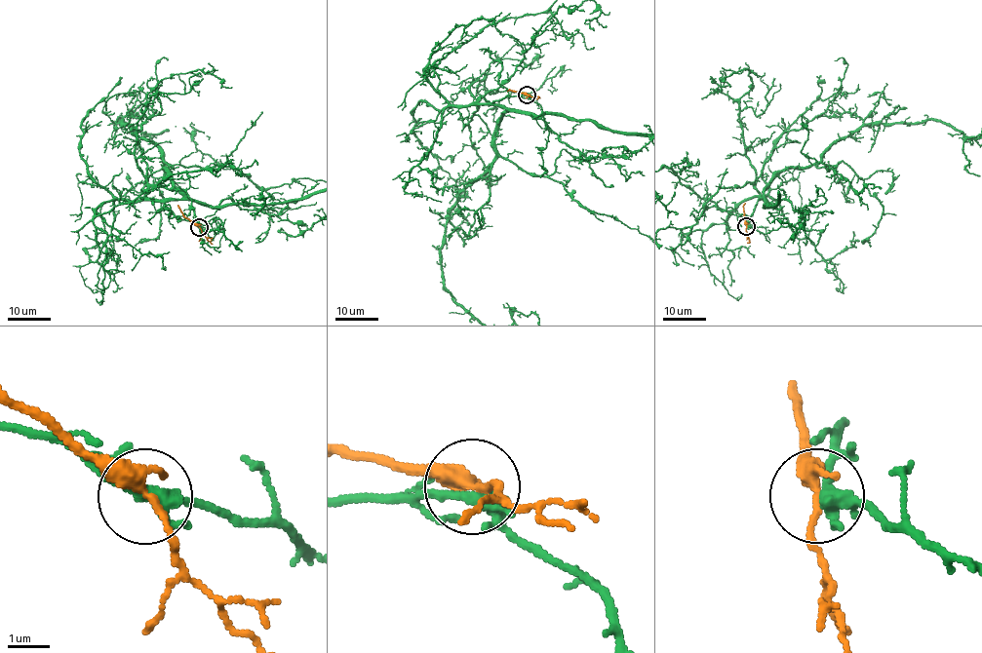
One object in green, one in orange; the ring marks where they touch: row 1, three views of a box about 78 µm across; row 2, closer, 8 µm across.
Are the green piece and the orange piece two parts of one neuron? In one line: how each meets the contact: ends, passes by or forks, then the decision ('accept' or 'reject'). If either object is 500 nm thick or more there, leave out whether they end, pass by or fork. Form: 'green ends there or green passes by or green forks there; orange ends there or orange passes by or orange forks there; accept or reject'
green forks there; orange forks there; accept

